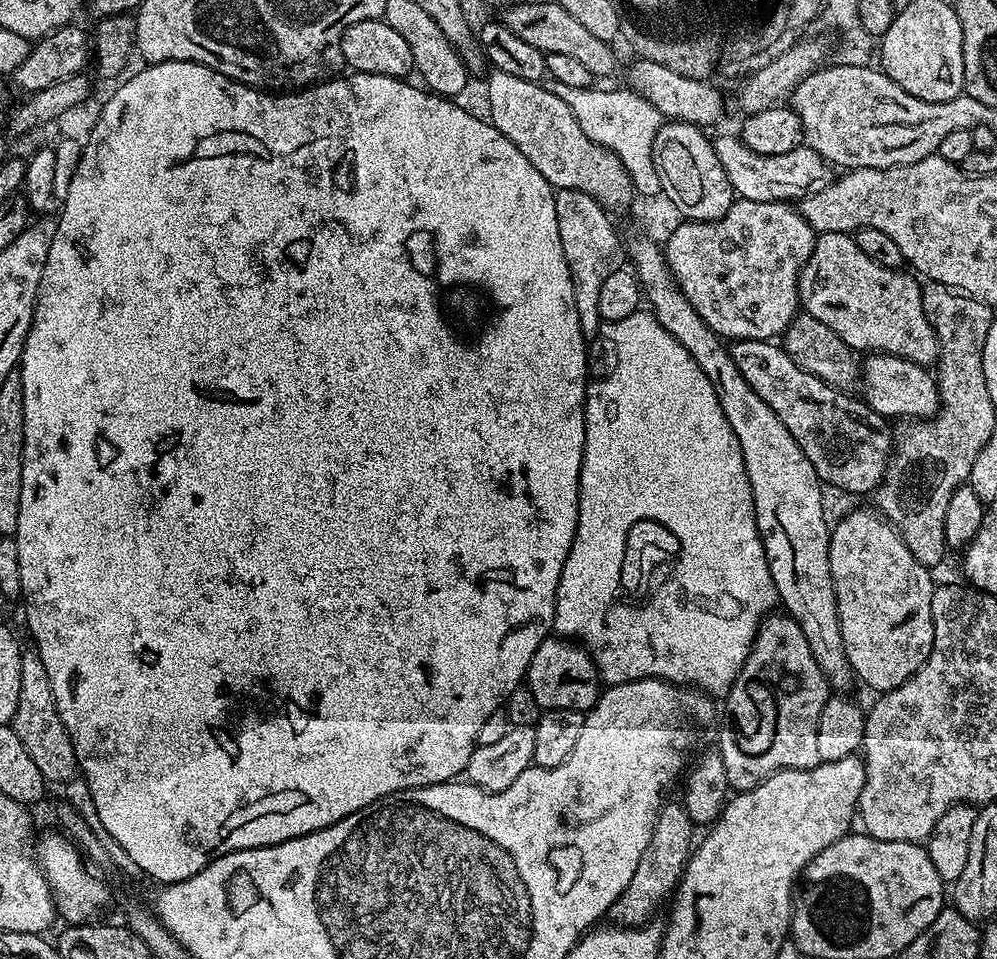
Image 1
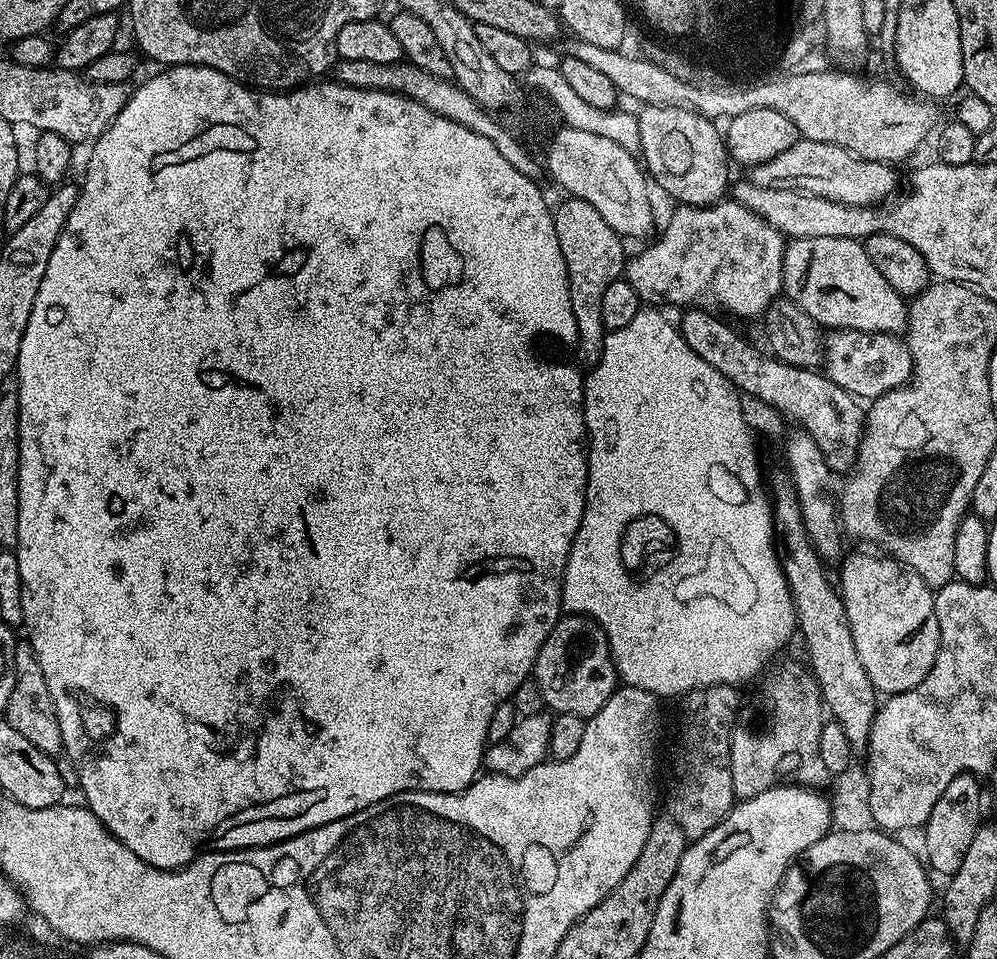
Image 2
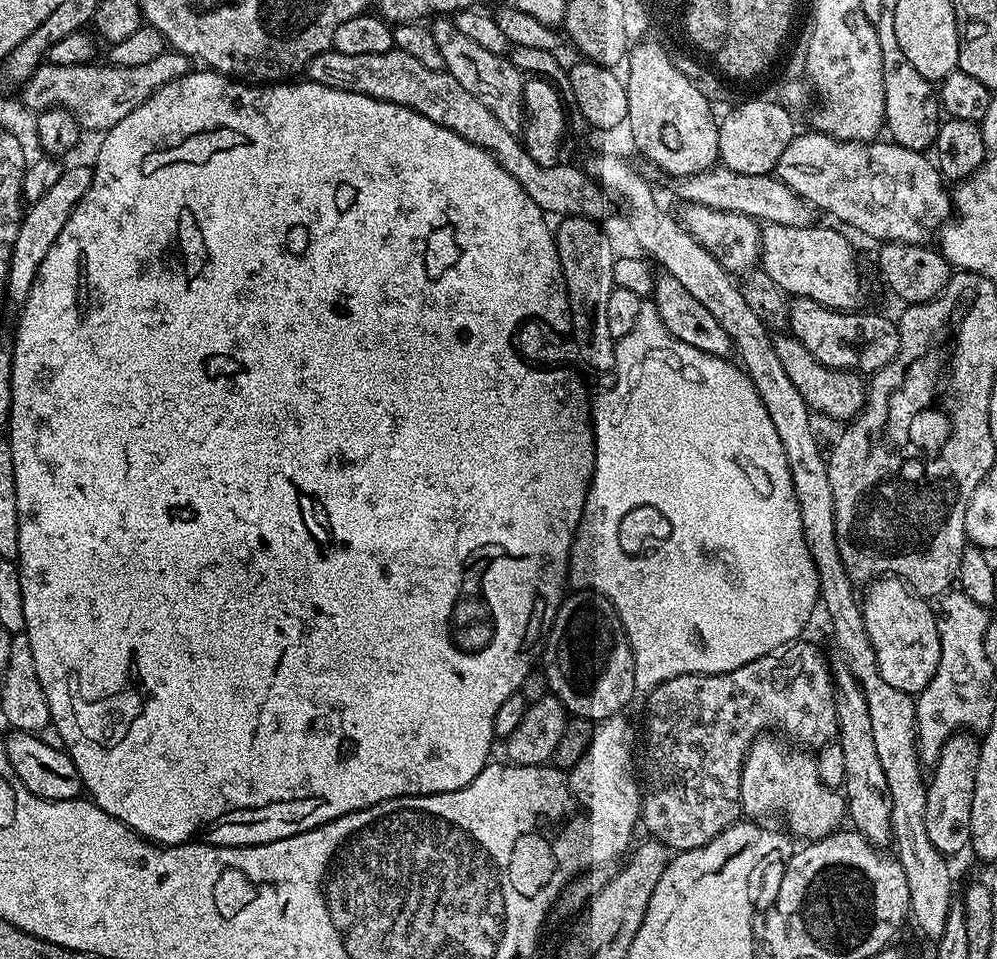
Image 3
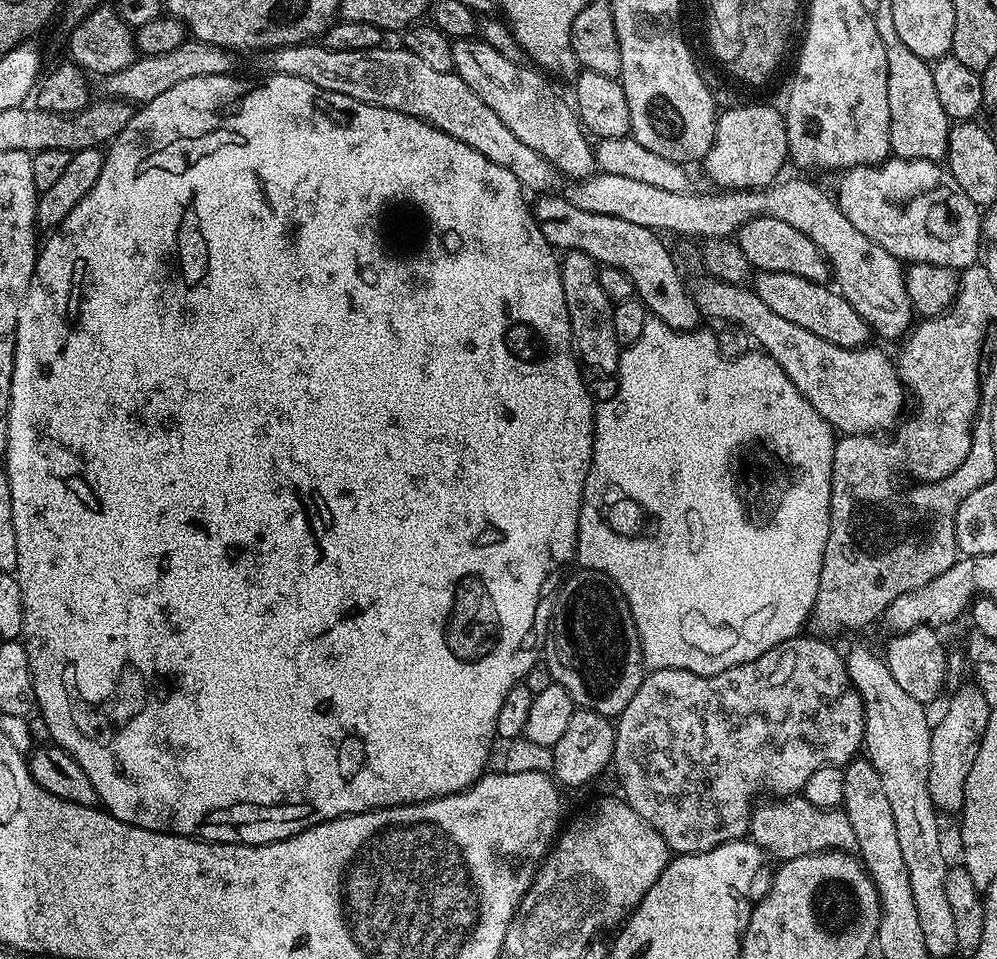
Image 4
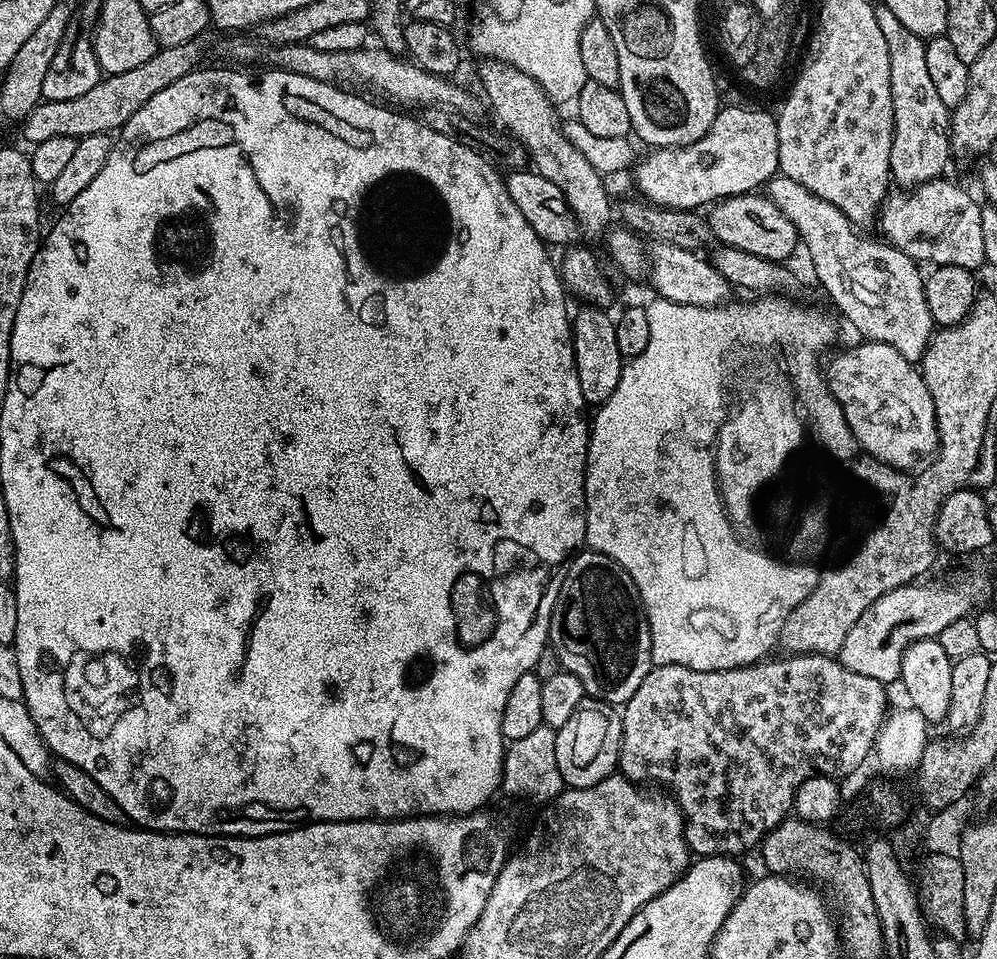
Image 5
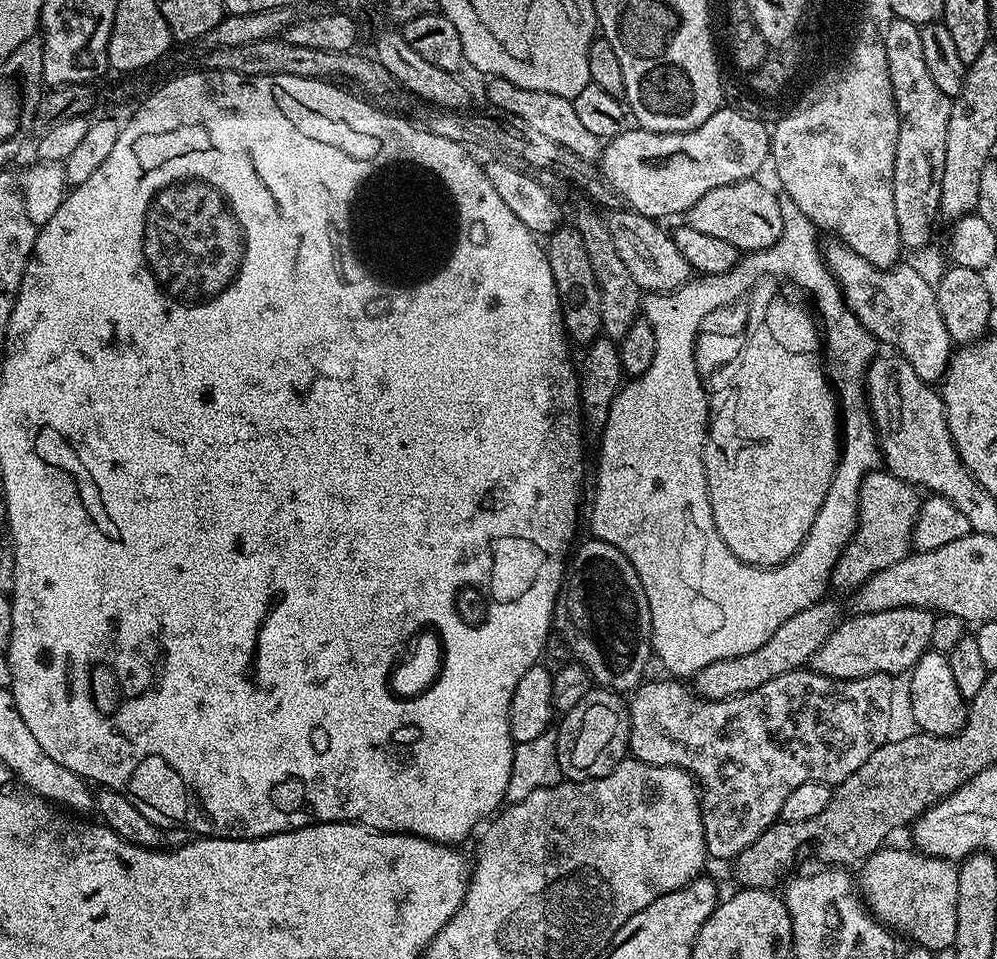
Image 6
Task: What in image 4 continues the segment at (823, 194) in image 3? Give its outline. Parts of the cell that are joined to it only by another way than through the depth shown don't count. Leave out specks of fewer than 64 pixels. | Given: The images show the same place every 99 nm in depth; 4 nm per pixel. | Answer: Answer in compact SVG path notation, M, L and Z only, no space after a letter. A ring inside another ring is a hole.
M889 158L879 164L845 168L837 176L834 199L840 212L870 242L897 260L963 270L981 259L981 209L976 209L977 201L954 182L943 163Z

